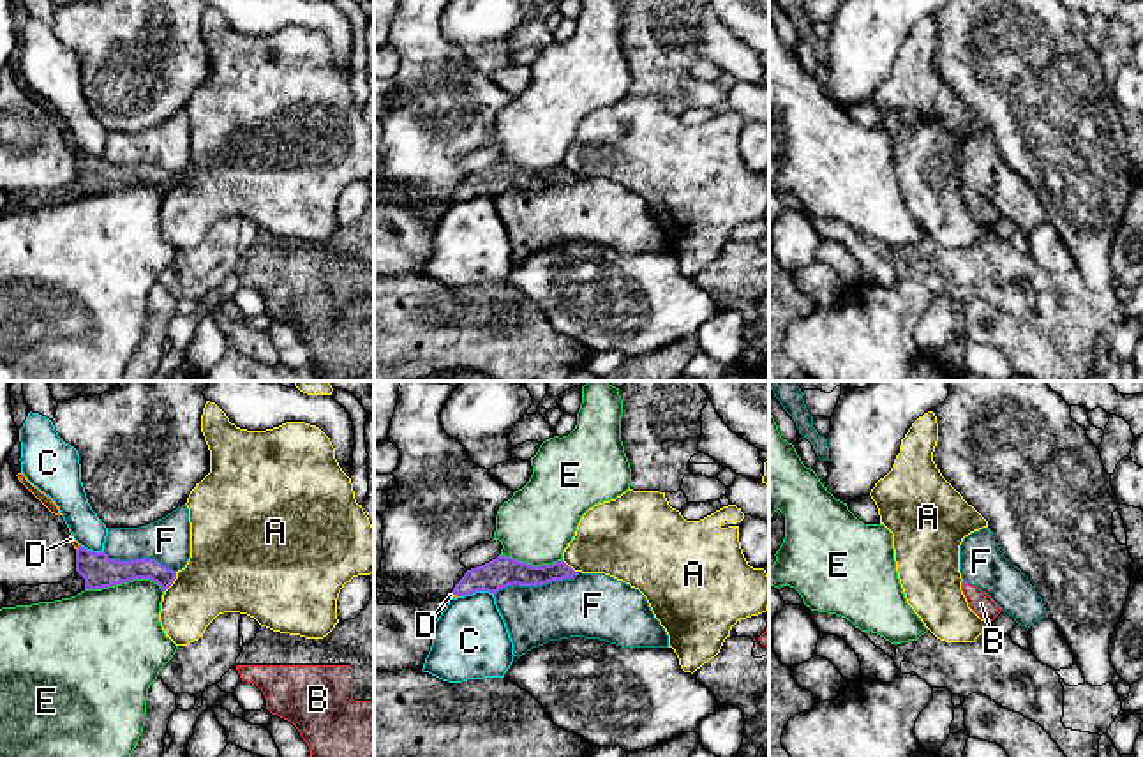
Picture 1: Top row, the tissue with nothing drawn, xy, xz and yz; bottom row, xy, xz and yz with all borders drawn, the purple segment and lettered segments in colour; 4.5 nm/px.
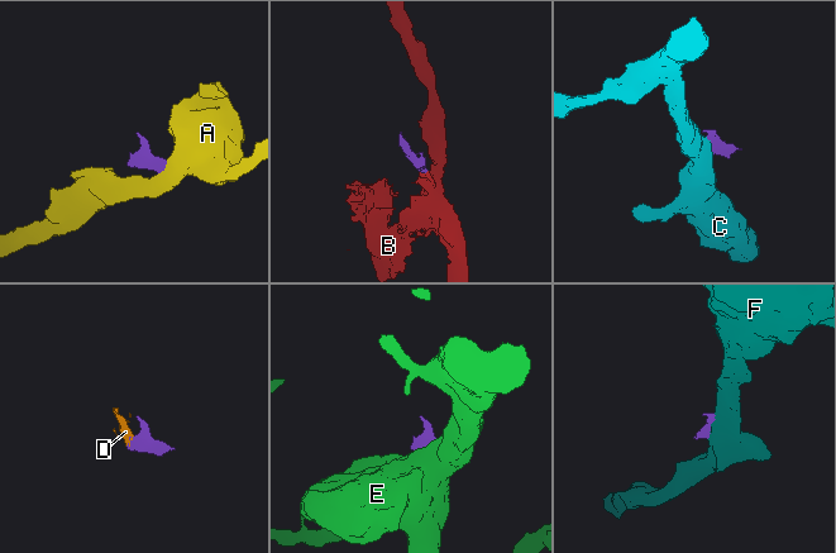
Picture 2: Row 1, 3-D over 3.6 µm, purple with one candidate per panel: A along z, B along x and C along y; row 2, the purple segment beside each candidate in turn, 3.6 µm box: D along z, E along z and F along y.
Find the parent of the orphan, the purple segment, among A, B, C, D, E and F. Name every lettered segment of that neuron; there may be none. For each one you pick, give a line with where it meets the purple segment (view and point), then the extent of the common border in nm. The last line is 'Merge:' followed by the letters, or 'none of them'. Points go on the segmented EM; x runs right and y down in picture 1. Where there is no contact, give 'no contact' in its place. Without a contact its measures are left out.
B: contact yz (963, 584); length 40 nm
D: contact xz (455, 593); length 30 nm
Merge: B, D

